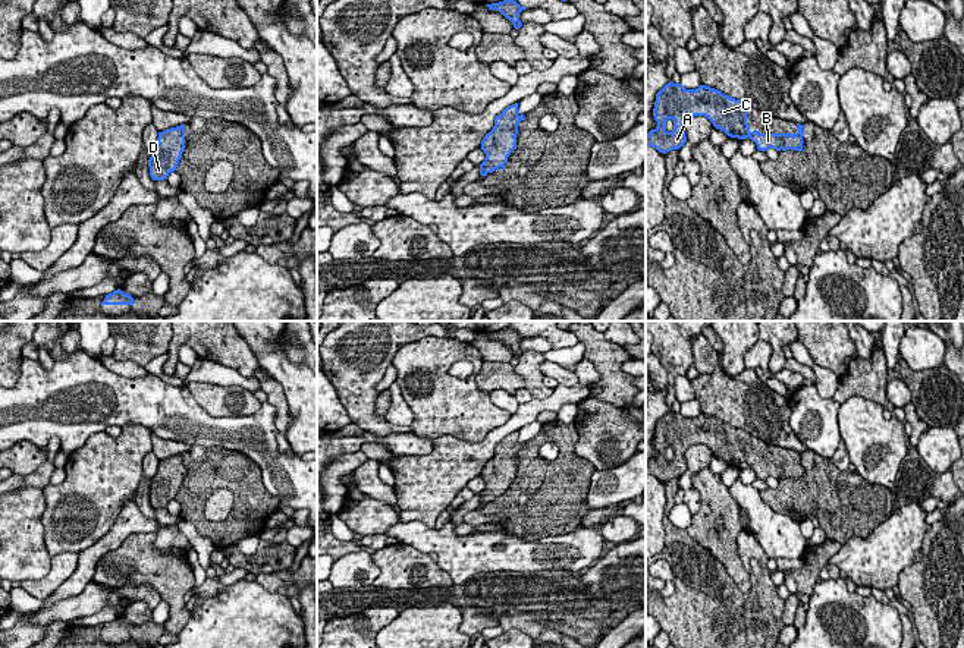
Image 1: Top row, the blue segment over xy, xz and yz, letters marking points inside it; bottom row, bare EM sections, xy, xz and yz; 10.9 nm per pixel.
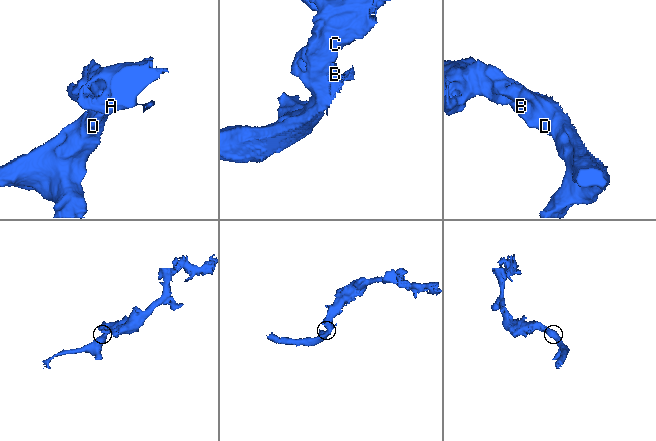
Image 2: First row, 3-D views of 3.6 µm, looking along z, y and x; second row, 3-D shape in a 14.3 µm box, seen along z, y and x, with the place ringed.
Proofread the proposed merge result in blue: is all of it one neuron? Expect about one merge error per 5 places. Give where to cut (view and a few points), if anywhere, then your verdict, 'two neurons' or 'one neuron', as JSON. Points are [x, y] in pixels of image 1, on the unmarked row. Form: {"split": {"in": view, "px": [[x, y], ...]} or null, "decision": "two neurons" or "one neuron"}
{"split": null, "decision": "one neuron"}

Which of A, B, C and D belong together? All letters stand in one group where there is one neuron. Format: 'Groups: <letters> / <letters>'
Groups: A B C D

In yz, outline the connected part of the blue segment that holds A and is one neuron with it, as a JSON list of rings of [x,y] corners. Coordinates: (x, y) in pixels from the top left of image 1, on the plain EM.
[[[672,409],[657,422],[653,437],[657,456],[646,463],[646,474],[666,482],[679,478],[687,471],[684,453],[694,444],[706,444],[716,457],[731,466],[750,466],[760,479],[773,476],[776,479],[803,479],[803,453],[797,462],[760,462],[750,459],[747,443],[750,432],[735,428],[720,419],[700,413],[695,418],[685,418]]]

